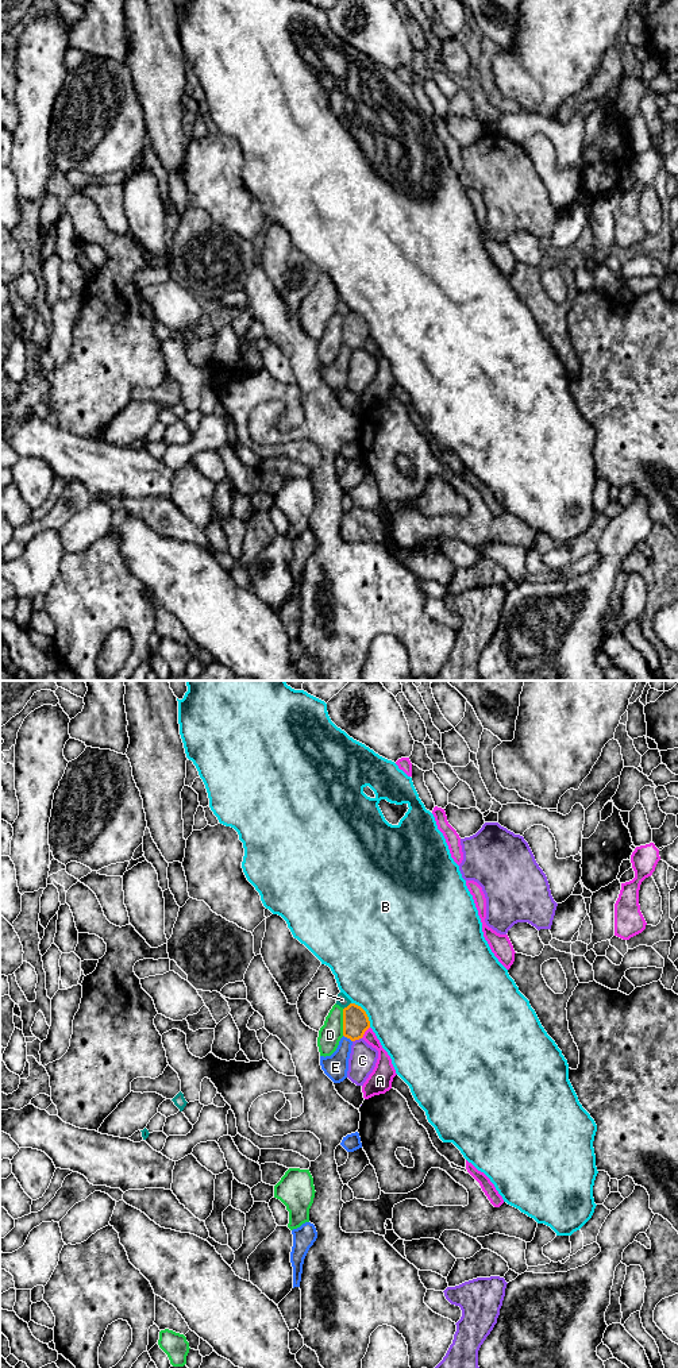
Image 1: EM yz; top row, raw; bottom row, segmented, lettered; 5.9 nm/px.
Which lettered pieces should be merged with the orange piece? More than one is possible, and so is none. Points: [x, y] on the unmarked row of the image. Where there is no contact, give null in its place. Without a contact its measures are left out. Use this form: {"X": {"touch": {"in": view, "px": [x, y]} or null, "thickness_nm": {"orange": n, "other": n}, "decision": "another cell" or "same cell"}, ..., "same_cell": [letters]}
{"A": {"touch": {"in": "yz", "px": [365, 339]}, "thickness_nm": {"orange": 160, "other": 110}, "decision": "another cell"}, "B": {"touch": {"in": "yz", "px": [365, 322]}, "thickness_nm": {"orange": 160, "other": 480}, "decision": "another cell"}, "C": {"touch": {"in": "yz", "px": [357, 347]}, "thickness_nm": {"orange": 160, "other": 160}, "decision": "another cell"}, "D": {"touch": {"in": "yz", "px": [343, 331]}, "thickness_nm": {"orange": 160, "other": 140}, "decision": "another cell"}, "E": {"touch": {"in": "yz", "px": [347, 346]}, "thickness_nm": {"orange": 160, "other": 150}, "decision": "another cell"}, "F": {"touch": {"in": "yz", "px": [347, 315]}, "thickness_nm": {"orange": 160, "other": 70}, "decision": "another cell"}, "same_cell": []}

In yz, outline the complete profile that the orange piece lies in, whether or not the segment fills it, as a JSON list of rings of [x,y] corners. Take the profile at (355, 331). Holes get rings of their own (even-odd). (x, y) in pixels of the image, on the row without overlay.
[[[350,312],[343,317],[343,344],[351,350],[363,346],[365,340],[370,336],[370,330],[366,320],[355,313]]]

